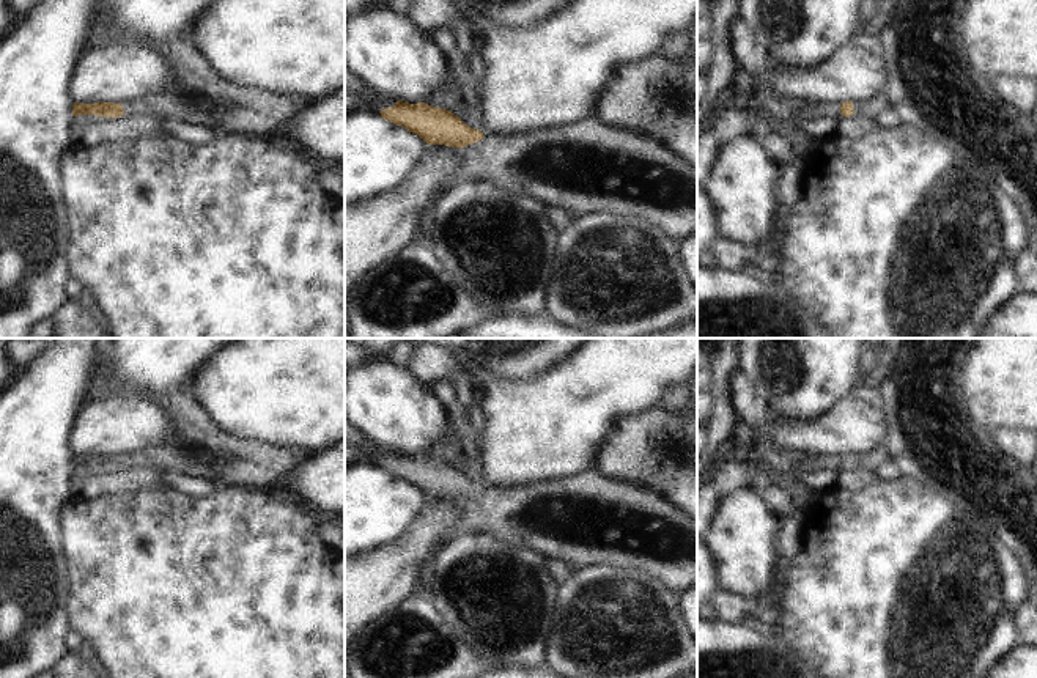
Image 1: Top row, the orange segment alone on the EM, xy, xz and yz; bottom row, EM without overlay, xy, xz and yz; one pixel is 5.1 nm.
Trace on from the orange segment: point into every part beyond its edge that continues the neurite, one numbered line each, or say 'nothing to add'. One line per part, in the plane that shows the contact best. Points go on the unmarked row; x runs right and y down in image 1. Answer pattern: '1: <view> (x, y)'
1: xz (367, 449)
2: xz (586, 519)

